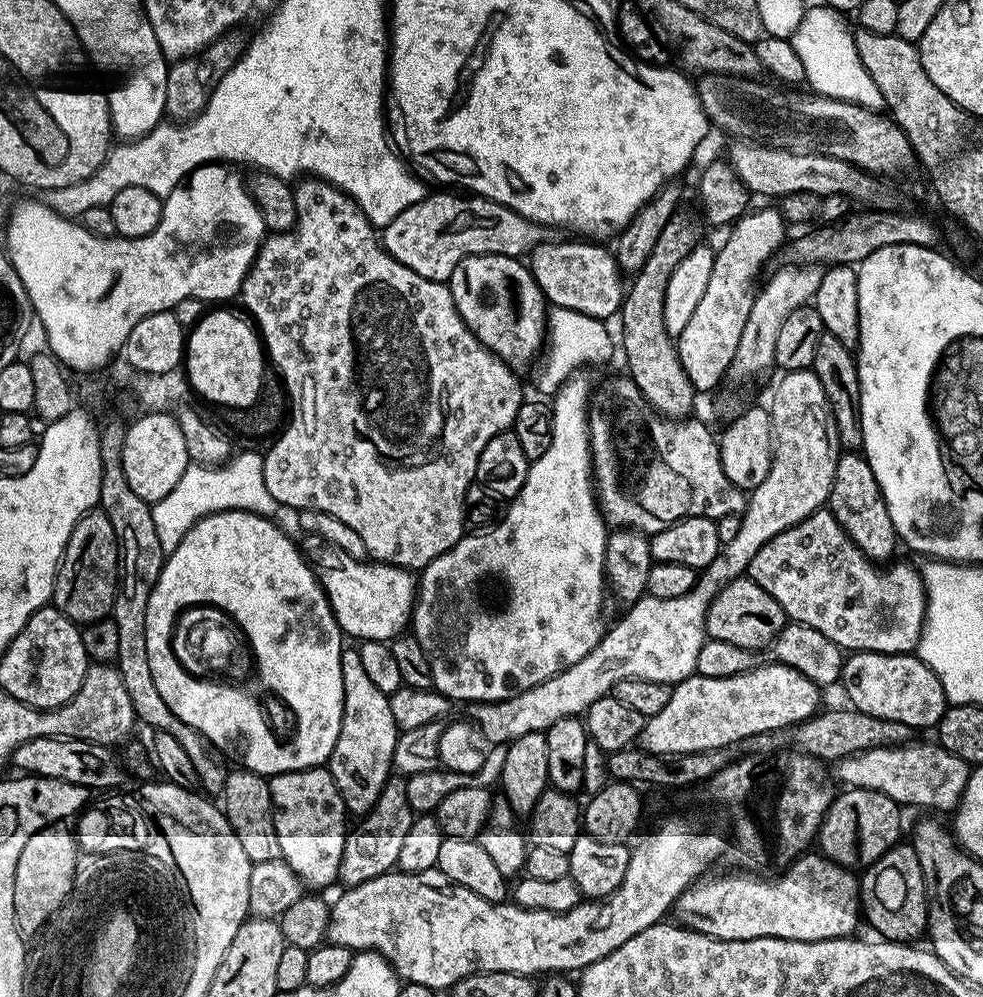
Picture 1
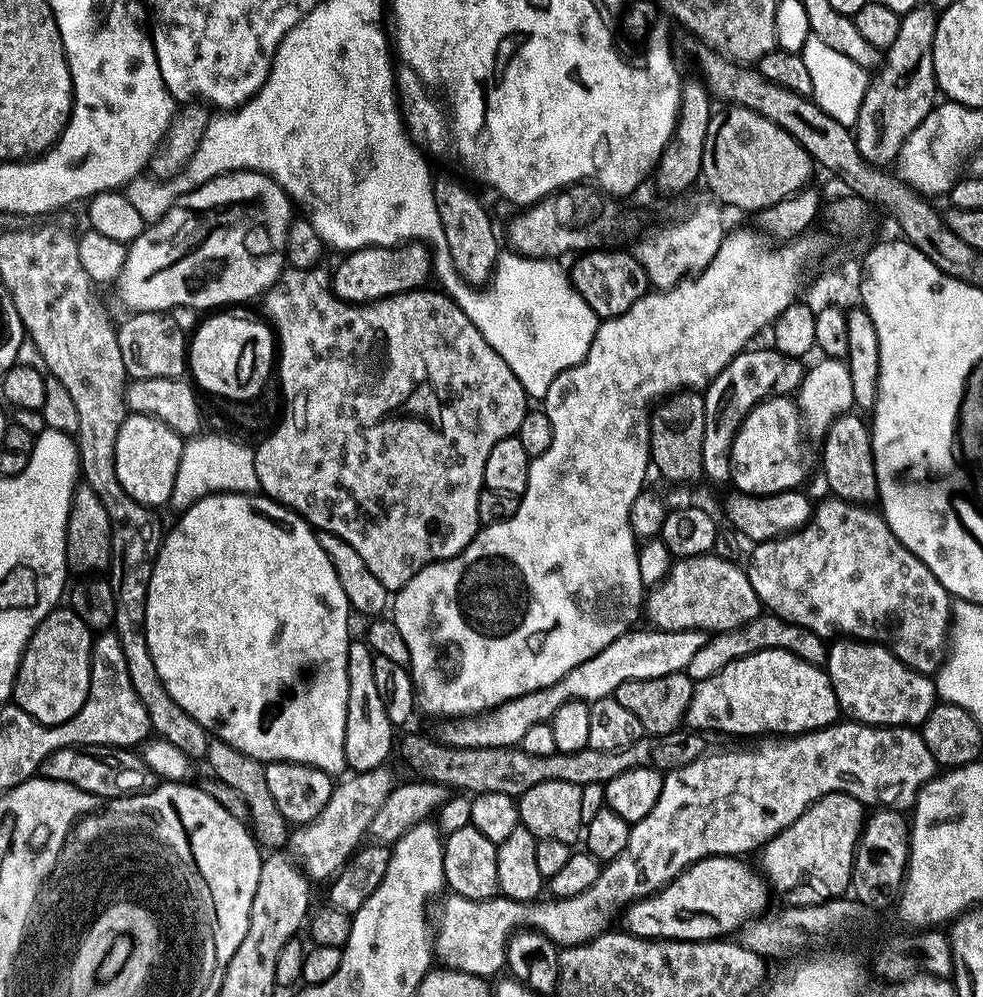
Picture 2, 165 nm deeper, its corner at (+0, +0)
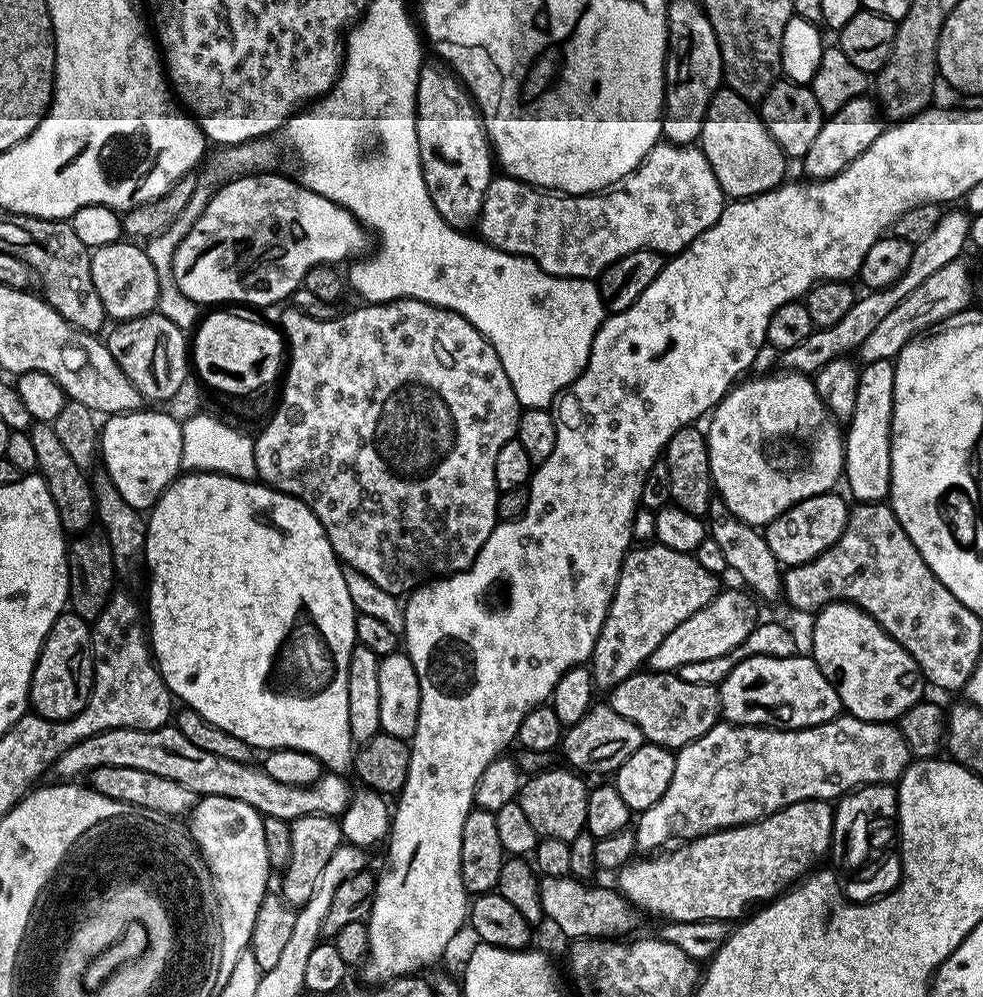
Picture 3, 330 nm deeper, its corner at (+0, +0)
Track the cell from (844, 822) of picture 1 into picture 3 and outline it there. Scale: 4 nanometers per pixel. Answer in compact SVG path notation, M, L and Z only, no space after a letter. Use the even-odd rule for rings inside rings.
M799 800L782 810L778 810L769 816L763 816L761 820L755 820L753 824L739 824L737 828L723 828L717 832L711 832L705 836L699 836L697 840L690 840L673 847L669 856L660 856L664 854L652 854L647 858L636 858L619 869L620 884L618 891L622 893L631 904L635 904L637 909L653 912L656 916L665 916L663 919L668 922L698 922L699 920L722 920L725 922L739 922L749 914L757 911L761 906L769 904L778 896L783 896L797 882L804 879L817 867L816 864L823 856L829 855L832 847L832 827L836 821L836 814L833 805L827 800Z

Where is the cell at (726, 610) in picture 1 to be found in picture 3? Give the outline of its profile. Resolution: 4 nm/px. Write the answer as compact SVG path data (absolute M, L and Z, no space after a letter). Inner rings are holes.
M655 542L629 547L618 574L618 586L612 595L610 610L590 661L592 679L604 690L611 690L618 682L641 671L648 660L662 646L662 638L686 618L698 614L721 591L717 573L706 570L691 552L670 550Z

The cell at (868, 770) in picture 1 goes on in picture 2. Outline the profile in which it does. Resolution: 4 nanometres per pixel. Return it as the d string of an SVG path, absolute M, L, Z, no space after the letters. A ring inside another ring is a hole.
M837 722L827 728L796 734L791 738L772 738L769 739L772 740L769 744L764 744L761 748L732 748L729 752L712 752L709 756L700 754L688 764L667 773L664 776L662 794L658 794L658 802L654 802L654 810L650 810L646 818L632 825L626 850L622 850L618 858L607 861L601 867L598 882L594 882L590 890L574 898L541 898L523 904L517 900L507 900L501 895L490 900L445 895L444 905L440 908L440 921L435 921L434 924L435 959L446 968L492 978L497 975L495 972L499 968L505 967L508 940L521 928L530 927L536 932L546 934L546 938L550 938L560 948L585 944L595 936L609 931L613 927L612 919L615 916L617 919L629 904L665 888L679 872L685 872L694 862L705 860L708 856L739 857L744 854L740 852L755 853L763 849L768 841L786 830L786 826L790 826L794 818L801 816L818 798L831 792L850 794L865 806L876 804L872 806L911 809L916 802L916 793L938 772L934 754L930 754L919 731L912 726L844 723L848 724Z

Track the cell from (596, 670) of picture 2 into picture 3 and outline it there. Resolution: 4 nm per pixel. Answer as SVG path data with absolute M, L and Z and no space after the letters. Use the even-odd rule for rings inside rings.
M727 588L717 592L716 597L709 604L702 606L702 610L698 610L698 614L674 626L674 630L670 630L666 638L662 638L662 646L654 650L654 654L647 662L647 667L651 671L679 673L680 668L690 662L706 662L710 658L718 658L742 646L742 642L750 638L758 623L757 601L747 591L744 593L736 588Z

